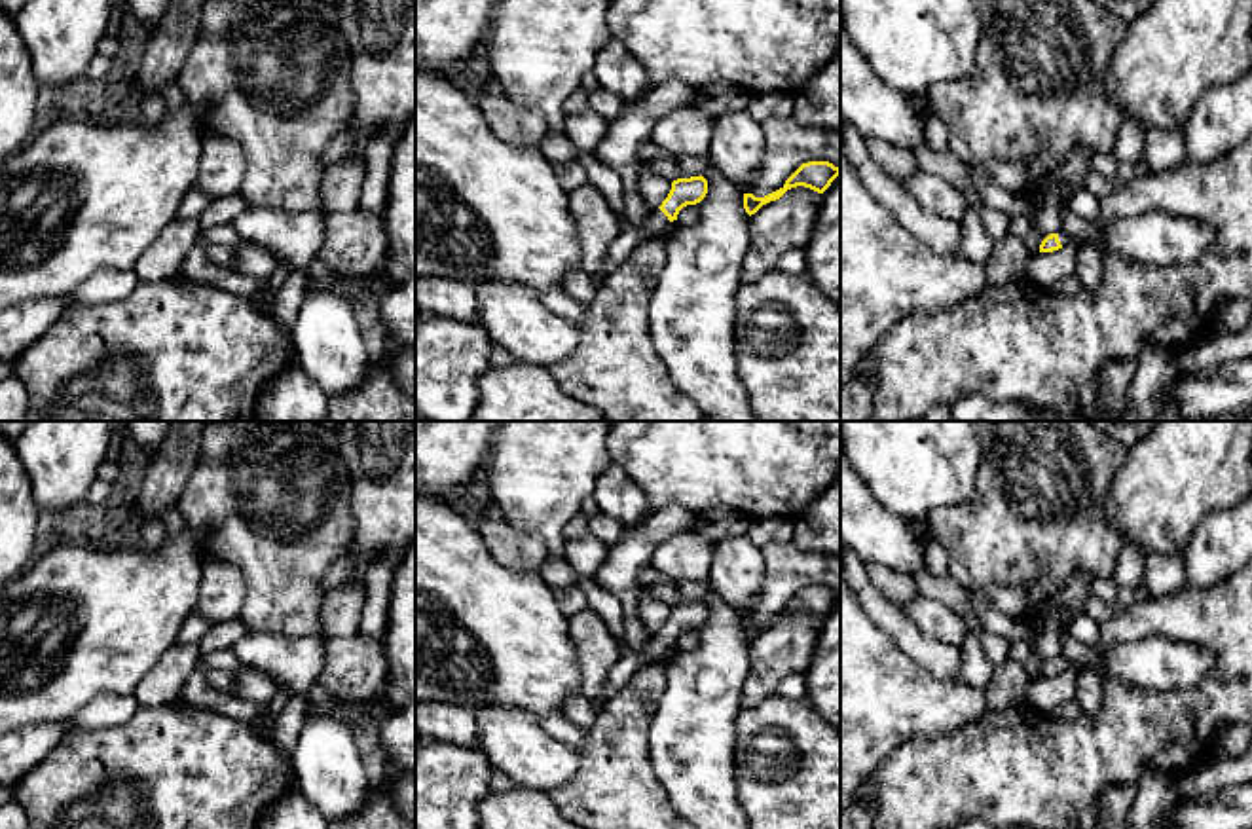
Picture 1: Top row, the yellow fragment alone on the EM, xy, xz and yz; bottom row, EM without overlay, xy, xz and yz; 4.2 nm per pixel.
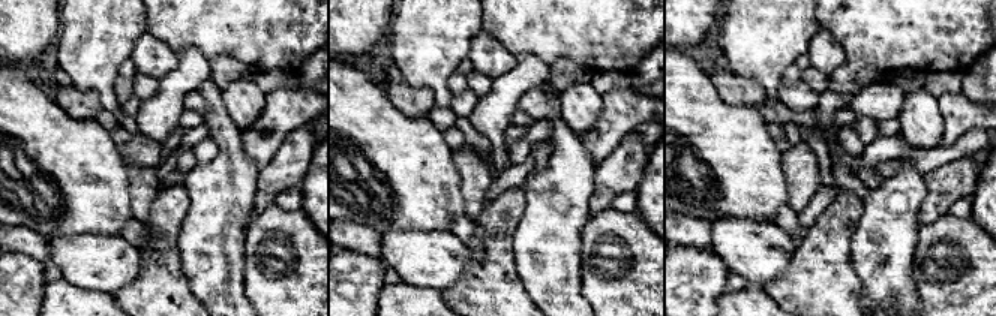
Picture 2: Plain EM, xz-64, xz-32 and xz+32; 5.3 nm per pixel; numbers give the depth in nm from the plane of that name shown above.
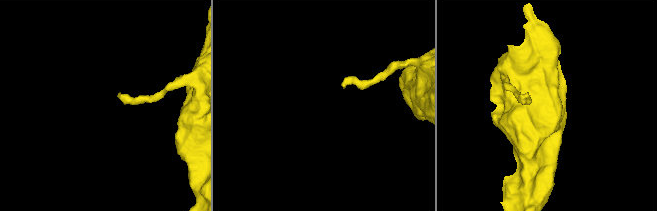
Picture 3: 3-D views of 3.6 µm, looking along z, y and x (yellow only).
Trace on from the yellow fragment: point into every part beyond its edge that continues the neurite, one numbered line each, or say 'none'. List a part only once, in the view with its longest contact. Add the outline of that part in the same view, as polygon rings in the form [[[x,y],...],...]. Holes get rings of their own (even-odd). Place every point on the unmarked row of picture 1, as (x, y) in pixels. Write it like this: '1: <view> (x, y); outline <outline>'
1: xz (653, 651); outline [[[649,636],[647,643],[639,651],[626,651],[620,660],[611,668],[607,681],[598,698],[590,704],[596,711],[601,711],[611,696],[615,696],[635,672],[645,666],[660,664],[666,658],[668,641],[660,636]]]

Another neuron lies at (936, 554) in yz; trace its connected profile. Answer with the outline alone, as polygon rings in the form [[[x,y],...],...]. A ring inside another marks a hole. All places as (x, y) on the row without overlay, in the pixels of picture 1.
[[[928,539],[926,544],[926,565],[933,577],[948,575],[948,552],[941,543],[933,539]]]

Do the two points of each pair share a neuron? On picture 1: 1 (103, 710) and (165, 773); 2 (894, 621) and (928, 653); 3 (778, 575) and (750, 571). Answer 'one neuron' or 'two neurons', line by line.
1: two neurons
2: one neuron
3: two neurons

